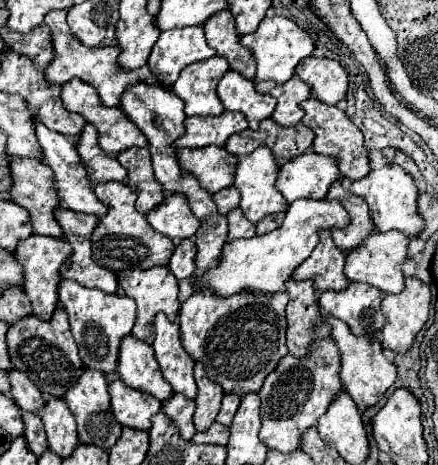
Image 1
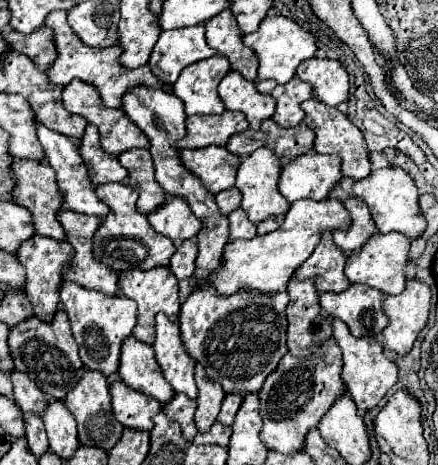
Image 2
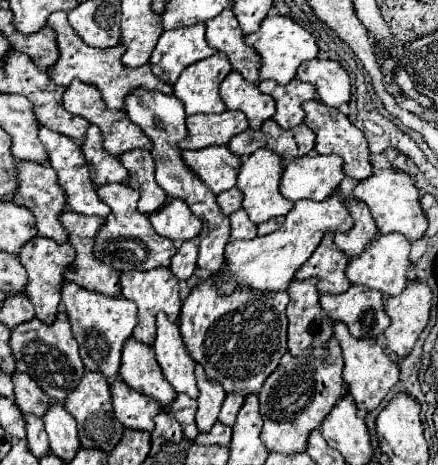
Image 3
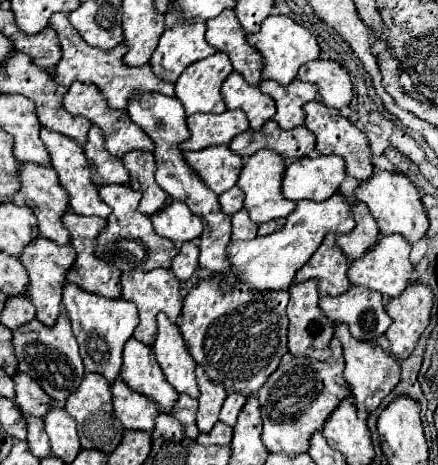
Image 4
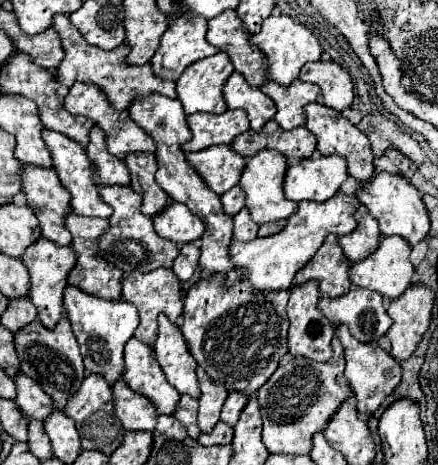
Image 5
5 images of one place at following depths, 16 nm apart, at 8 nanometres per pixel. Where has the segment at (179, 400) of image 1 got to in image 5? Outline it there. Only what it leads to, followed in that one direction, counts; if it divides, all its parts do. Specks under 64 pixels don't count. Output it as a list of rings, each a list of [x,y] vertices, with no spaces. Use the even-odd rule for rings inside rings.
[[[182,396],[176,410],[174,410],[174,416],[186,426],[188,434],[192,438],[200,436],[200,428],[198,428],[198,420],[196,420],[196,414],[198,414],[198,400],[192,398],[192,396]]]

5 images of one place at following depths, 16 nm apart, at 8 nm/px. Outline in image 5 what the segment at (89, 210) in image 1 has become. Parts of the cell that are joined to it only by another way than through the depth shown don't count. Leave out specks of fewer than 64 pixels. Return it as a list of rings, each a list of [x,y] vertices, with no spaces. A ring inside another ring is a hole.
[[[44,130],[42,138],[44,138],[44,142],[46,142],[46,146],[48,146],[50,154],[52,154],[54,170],[56,170],[62,186],[72,194],[72,210],[74,210],[74,214],[110,218],[112,216],[112,208],[98,194],[98,186],[94,184],[94,178],[92,178],[92,162],[86,156],[86,150],[76,140],[68,138],[64,134],[52,132],[52,130]]]

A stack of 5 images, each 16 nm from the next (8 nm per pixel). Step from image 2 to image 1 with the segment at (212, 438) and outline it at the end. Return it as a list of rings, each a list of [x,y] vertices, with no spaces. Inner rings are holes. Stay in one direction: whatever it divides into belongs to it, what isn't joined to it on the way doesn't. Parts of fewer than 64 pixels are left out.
[[[214,422],[210,426],[210,430],[196,434],[192,438],[192,444],[218,444],[218,446],[226,446],[228,444],[228,436],[230,436],[230,428]]]

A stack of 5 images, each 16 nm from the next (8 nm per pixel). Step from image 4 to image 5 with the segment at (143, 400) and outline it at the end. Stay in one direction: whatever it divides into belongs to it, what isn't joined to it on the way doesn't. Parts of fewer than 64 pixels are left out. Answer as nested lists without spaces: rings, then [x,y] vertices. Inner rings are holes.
[[[118,380],[112,386],[114,392],[114,410],[126,430],[154,430],[156,428],[156,410],[146,396],[134,392],[124,380]]]

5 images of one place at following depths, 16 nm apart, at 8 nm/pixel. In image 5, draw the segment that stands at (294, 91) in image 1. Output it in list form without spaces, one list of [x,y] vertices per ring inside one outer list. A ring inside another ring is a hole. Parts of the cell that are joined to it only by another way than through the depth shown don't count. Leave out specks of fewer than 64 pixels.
[[[294,80],[290,86],[280,86],[276,82],[268,82],[262,88],[276,104],[278,112],[274,120],[284,130],[292,130],[298,126],[304,126],[306,114],[304,106],[310,102],[318,102],[320,88],[316,84],[308,84],[302,80]]]

